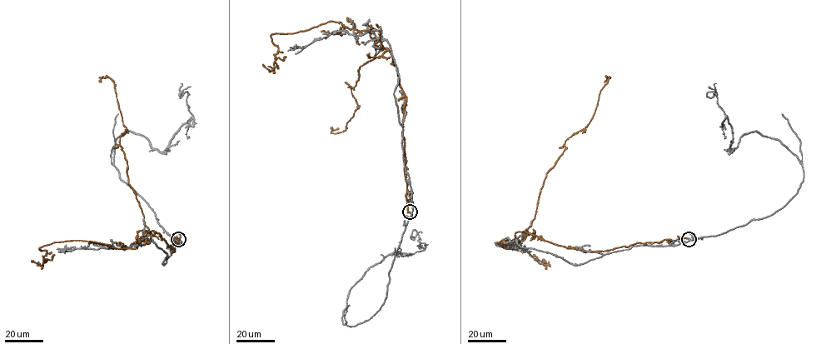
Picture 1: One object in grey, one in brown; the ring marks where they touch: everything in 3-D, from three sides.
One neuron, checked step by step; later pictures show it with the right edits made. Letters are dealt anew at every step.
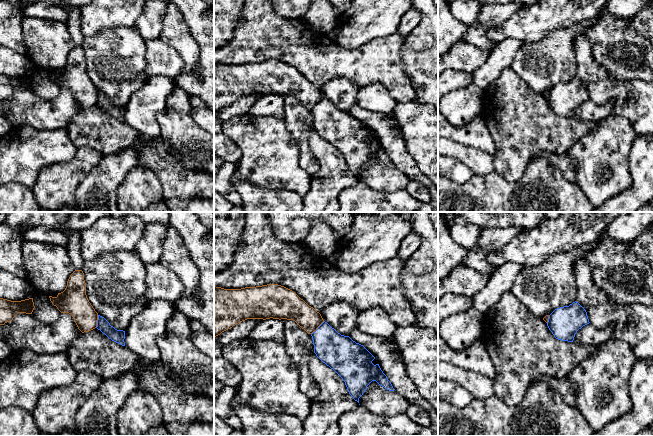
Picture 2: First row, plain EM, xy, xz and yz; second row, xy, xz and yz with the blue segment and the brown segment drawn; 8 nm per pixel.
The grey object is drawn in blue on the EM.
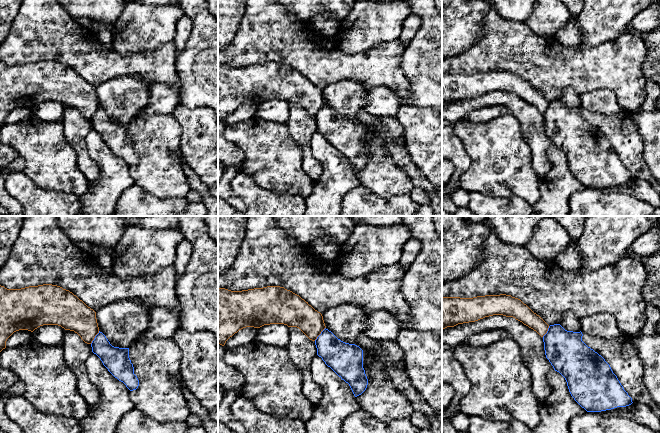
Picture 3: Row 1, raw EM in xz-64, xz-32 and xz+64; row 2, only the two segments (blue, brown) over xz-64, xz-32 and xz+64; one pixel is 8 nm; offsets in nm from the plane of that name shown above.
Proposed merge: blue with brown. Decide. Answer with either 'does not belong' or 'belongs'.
does not belong

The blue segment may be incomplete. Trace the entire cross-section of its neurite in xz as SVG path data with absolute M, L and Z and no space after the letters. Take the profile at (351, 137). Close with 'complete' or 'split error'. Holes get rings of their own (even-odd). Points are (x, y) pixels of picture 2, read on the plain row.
M325 97L311 112L316 132L342 154L358 179L372 157L389 167L395 166L379 140L372 139L375 133L363 121L341 111Z; complete

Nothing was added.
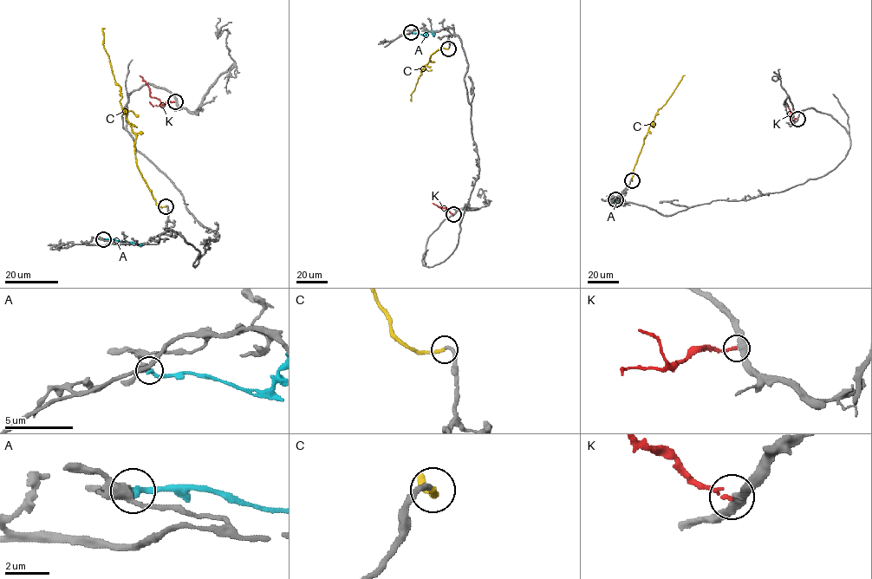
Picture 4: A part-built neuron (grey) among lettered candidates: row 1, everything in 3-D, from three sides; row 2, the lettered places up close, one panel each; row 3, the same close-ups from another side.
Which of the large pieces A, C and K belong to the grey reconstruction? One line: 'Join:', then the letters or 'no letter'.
Join: C

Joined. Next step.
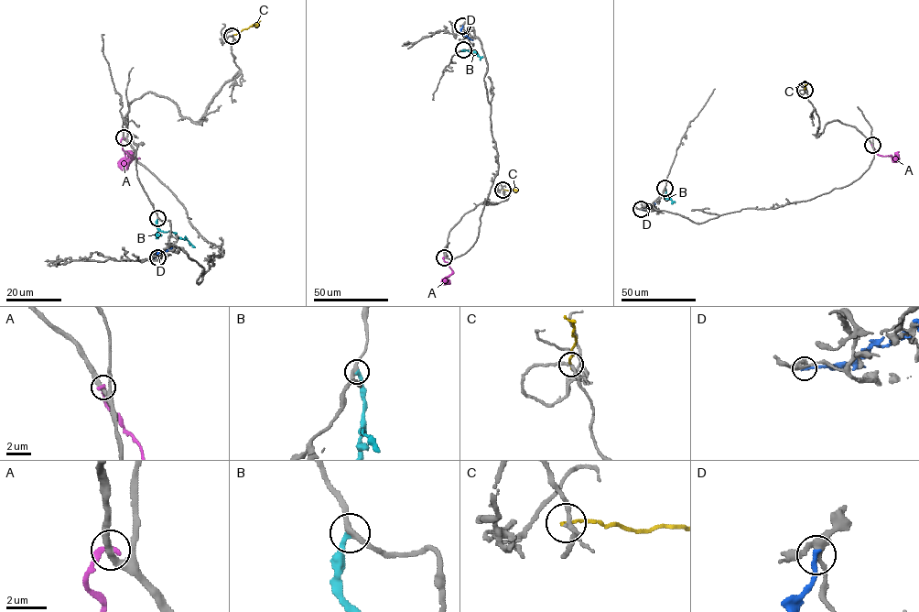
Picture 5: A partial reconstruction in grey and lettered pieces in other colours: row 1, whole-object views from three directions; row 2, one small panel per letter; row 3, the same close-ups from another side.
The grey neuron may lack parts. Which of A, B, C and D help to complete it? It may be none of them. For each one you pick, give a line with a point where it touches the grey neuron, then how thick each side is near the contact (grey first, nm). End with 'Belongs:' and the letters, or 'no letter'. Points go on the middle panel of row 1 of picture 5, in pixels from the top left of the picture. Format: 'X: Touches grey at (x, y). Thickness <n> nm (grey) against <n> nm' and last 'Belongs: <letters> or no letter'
B: Touches grey at (463, 49). Thickness 280 nm (grey) against 280 nm
Belongs: B

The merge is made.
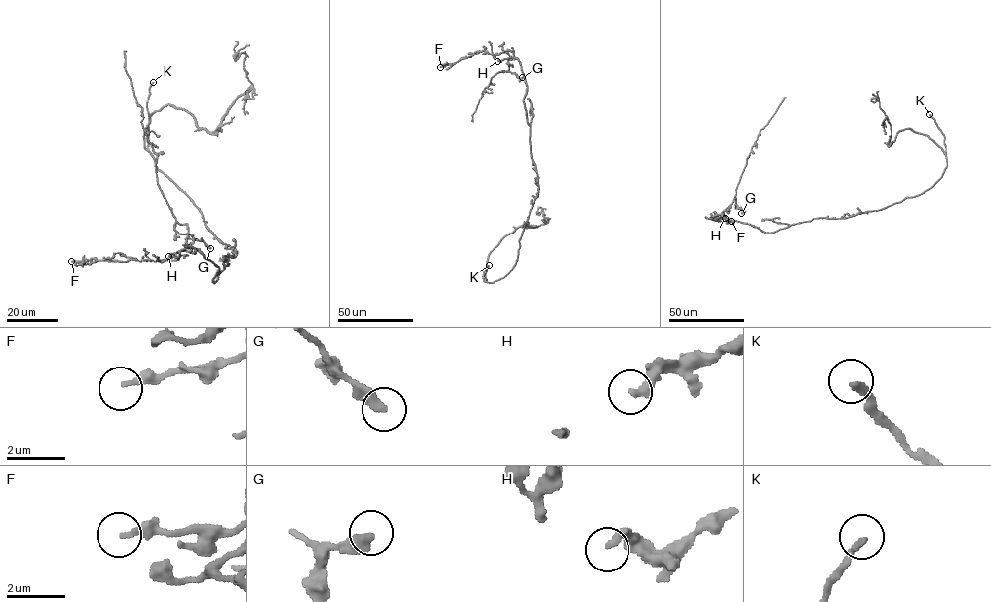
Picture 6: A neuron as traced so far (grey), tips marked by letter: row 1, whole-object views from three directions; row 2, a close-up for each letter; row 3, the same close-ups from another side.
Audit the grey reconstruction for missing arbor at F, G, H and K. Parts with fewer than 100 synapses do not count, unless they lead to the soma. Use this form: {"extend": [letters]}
{"extend": ["K"]}

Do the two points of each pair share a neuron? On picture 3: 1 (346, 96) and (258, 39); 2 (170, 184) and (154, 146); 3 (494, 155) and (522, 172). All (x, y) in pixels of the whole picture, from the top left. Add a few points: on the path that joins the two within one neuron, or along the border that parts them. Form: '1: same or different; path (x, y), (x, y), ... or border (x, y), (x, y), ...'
1: different; border (352, 79), (338, 79), (321, 89)
2: same; path (161, 175), (157, 166), (156, 155)
3: same; path (501, 162), (511, 172), (515, 172)

